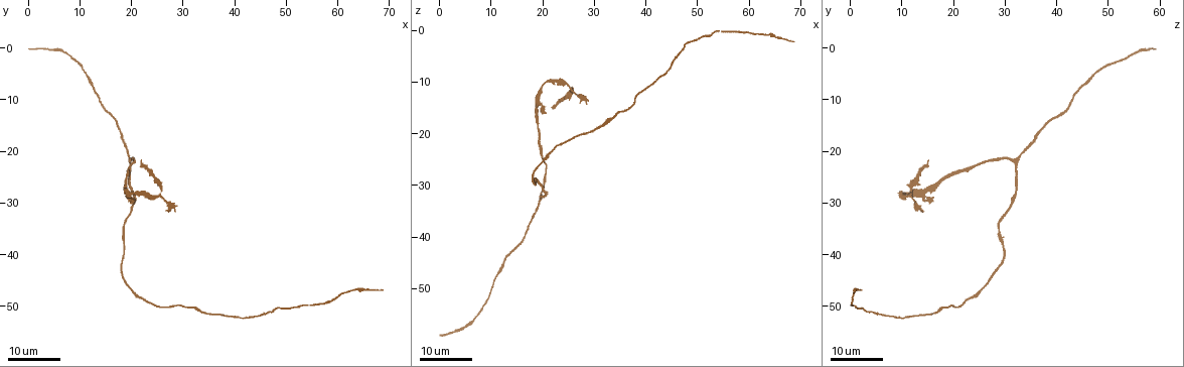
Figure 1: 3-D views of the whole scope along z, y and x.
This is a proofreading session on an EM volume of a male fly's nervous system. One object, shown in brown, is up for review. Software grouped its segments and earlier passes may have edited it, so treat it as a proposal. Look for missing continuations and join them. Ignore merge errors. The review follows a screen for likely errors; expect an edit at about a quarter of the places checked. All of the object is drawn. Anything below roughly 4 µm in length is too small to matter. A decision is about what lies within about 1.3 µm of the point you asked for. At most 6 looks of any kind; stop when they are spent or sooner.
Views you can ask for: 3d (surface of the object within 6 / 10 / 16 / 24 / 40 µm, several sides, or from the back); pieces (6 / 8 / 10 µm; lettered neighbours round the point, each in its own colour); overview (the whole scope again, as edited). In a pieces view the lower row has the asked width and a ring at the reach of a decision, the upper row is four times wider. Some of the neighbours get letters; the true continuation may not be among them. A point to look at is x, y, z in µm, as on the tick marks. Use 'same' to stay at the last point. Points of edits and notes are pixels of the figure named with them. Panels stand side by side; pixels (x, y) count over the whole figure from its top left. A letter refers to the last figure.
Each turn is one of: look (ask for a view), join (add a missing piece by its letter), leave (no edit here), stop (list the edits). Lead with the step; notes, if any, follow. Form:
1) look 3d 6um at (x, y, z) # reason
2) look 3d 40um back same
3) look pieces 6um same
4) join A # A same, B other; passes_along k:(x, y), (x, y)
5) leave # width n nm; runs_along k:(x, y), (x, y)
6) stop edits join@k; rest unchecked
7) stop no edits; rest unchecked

look 3d 16um at (68.5, 47.0, 2.0) # branch stops here

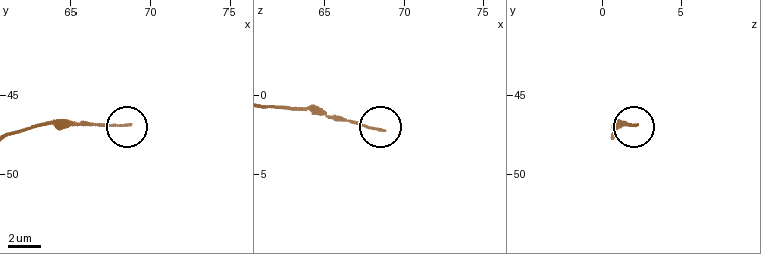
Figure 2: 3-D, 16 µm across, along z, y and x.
look pieces 10um at (68.6, 46.9, 2.1) # see the neighbours

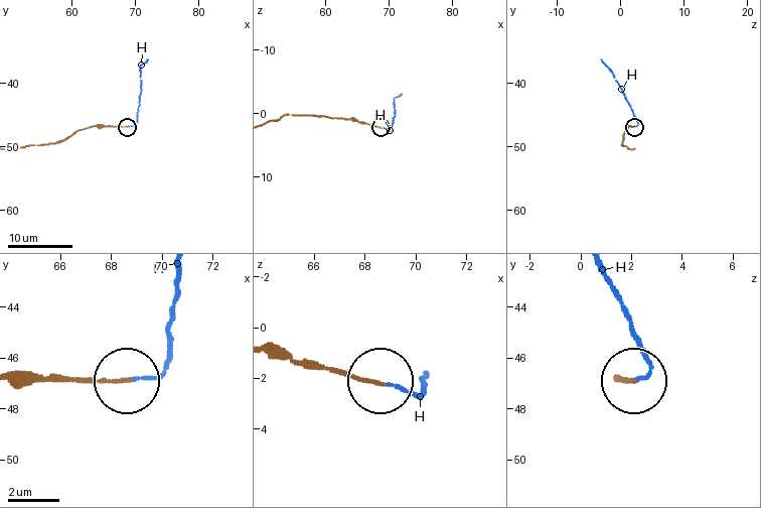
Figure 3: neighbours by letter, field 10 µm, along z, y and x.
join H # H same; passes_along 3:(110, 125), (124, 127), (136, 122), (140, 69), (148, 59); the cell continues

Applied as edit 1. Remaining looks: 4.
look overview

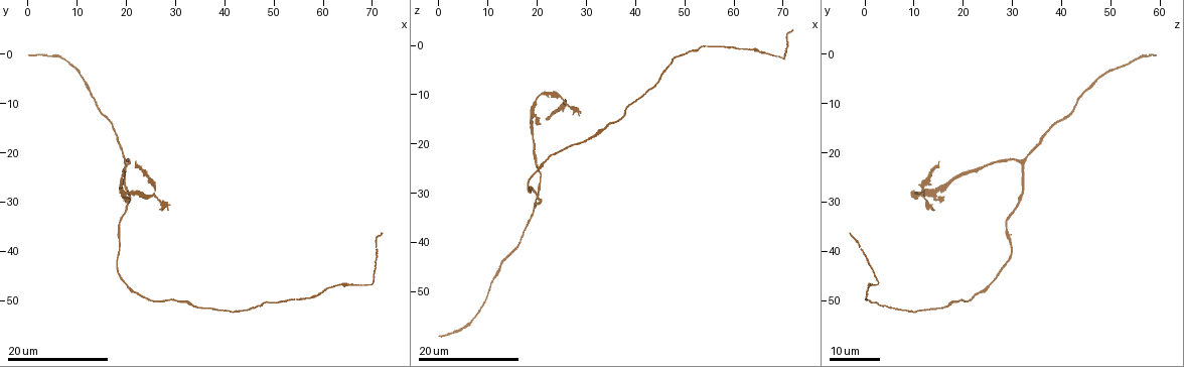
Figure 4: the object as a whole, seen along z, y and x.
look 3d 24um at (22.0, 21.5, 14.5) # end of a long branch

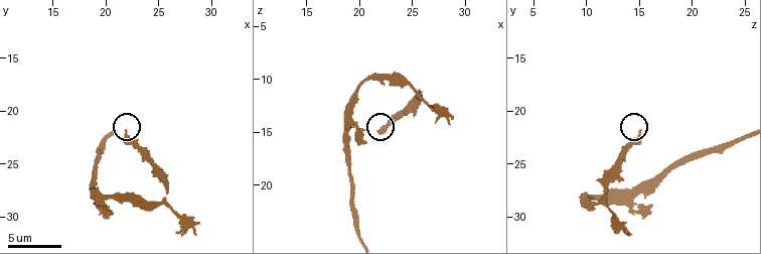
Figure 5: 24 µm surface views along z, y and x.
look pieces 8um at (21.8, 21.8, 15.0) # what lies round it

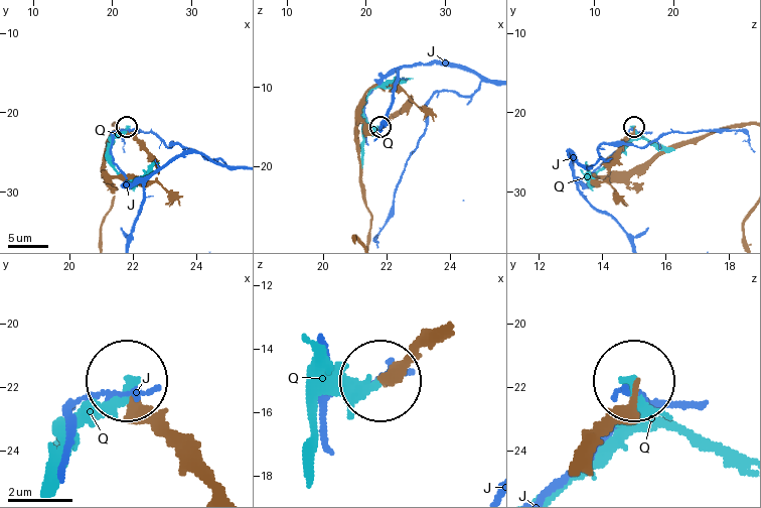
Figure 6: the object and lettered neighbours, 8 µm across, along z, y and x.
leave # J other, Q other; runs_along 6:(584, 449), (625, 407), (633, 386); no lettered piece goes on from it

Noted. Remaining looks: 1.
stop edits join@3; rest unchecked

